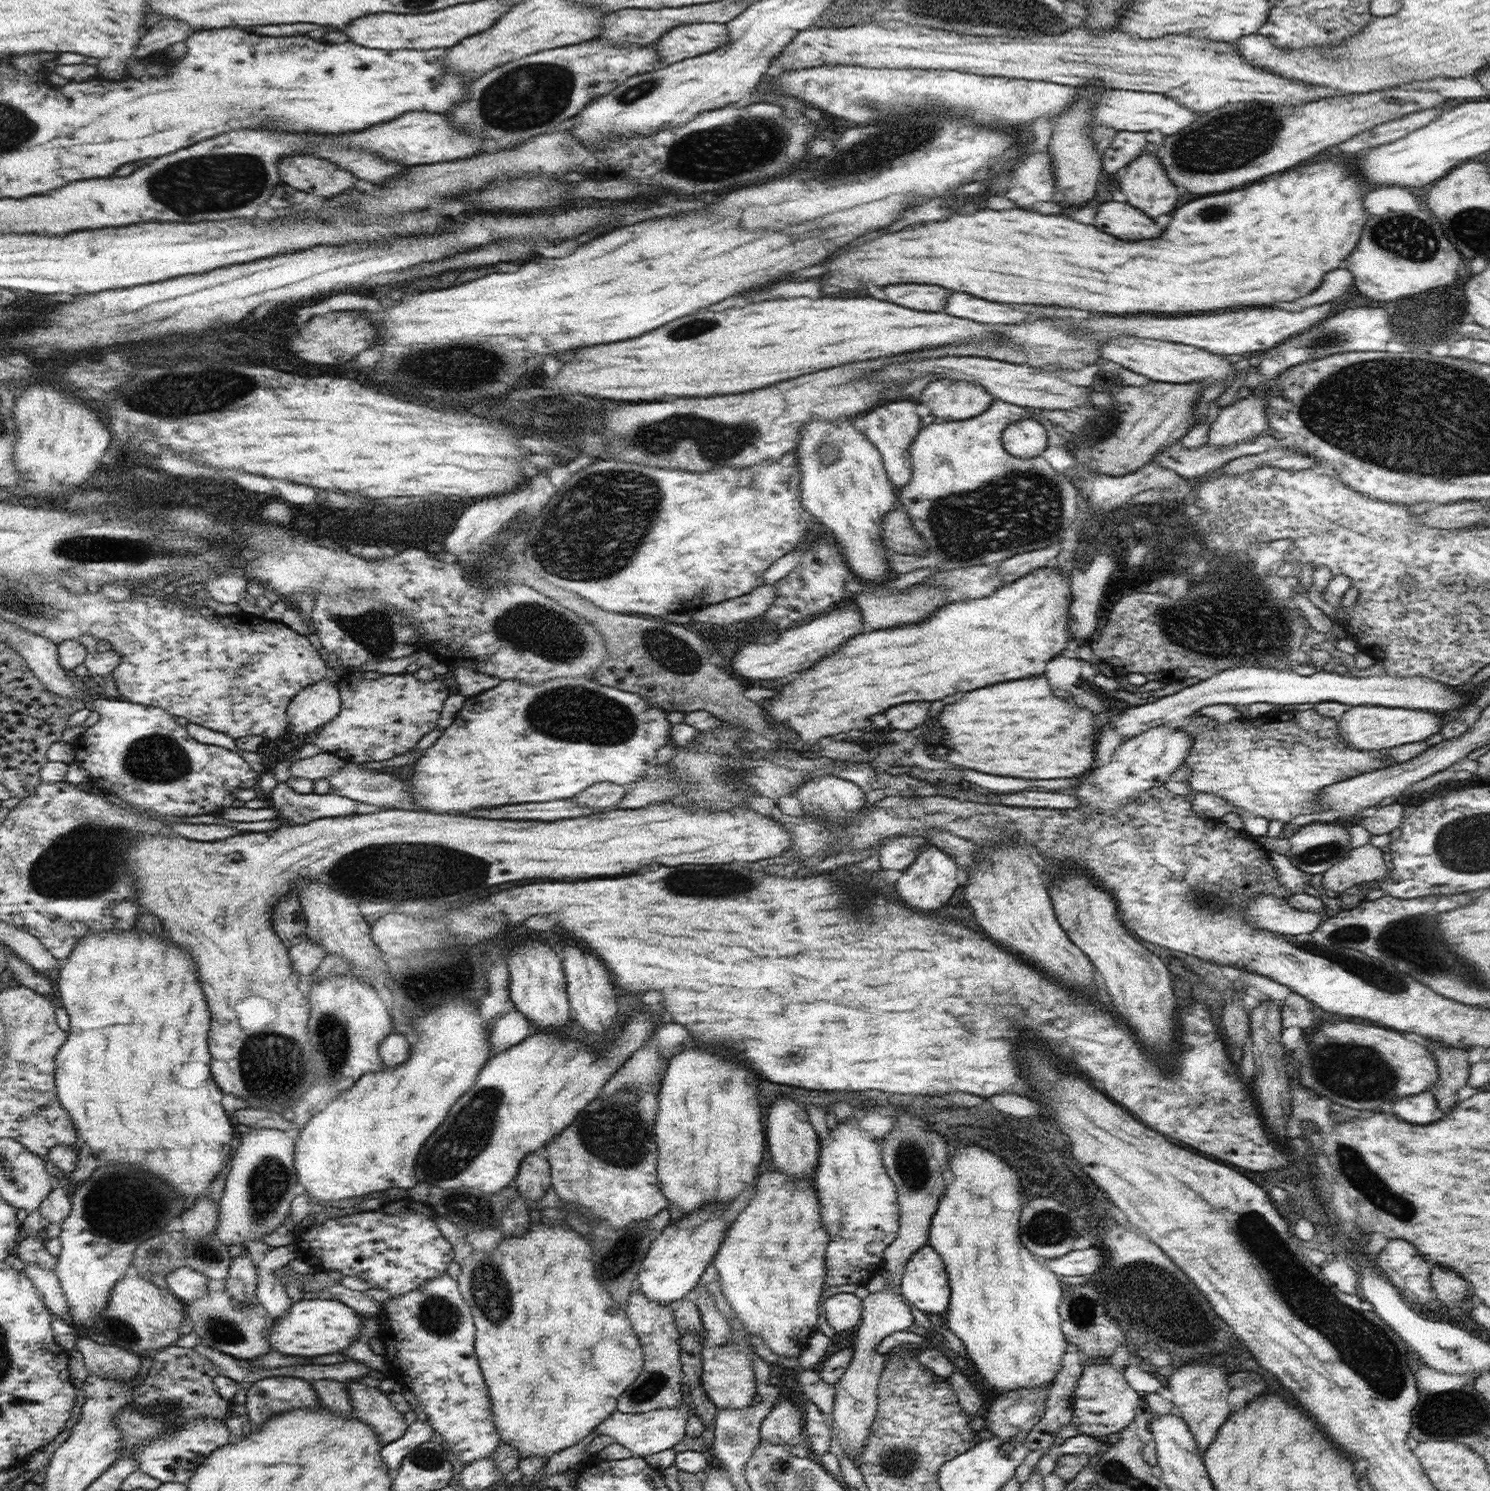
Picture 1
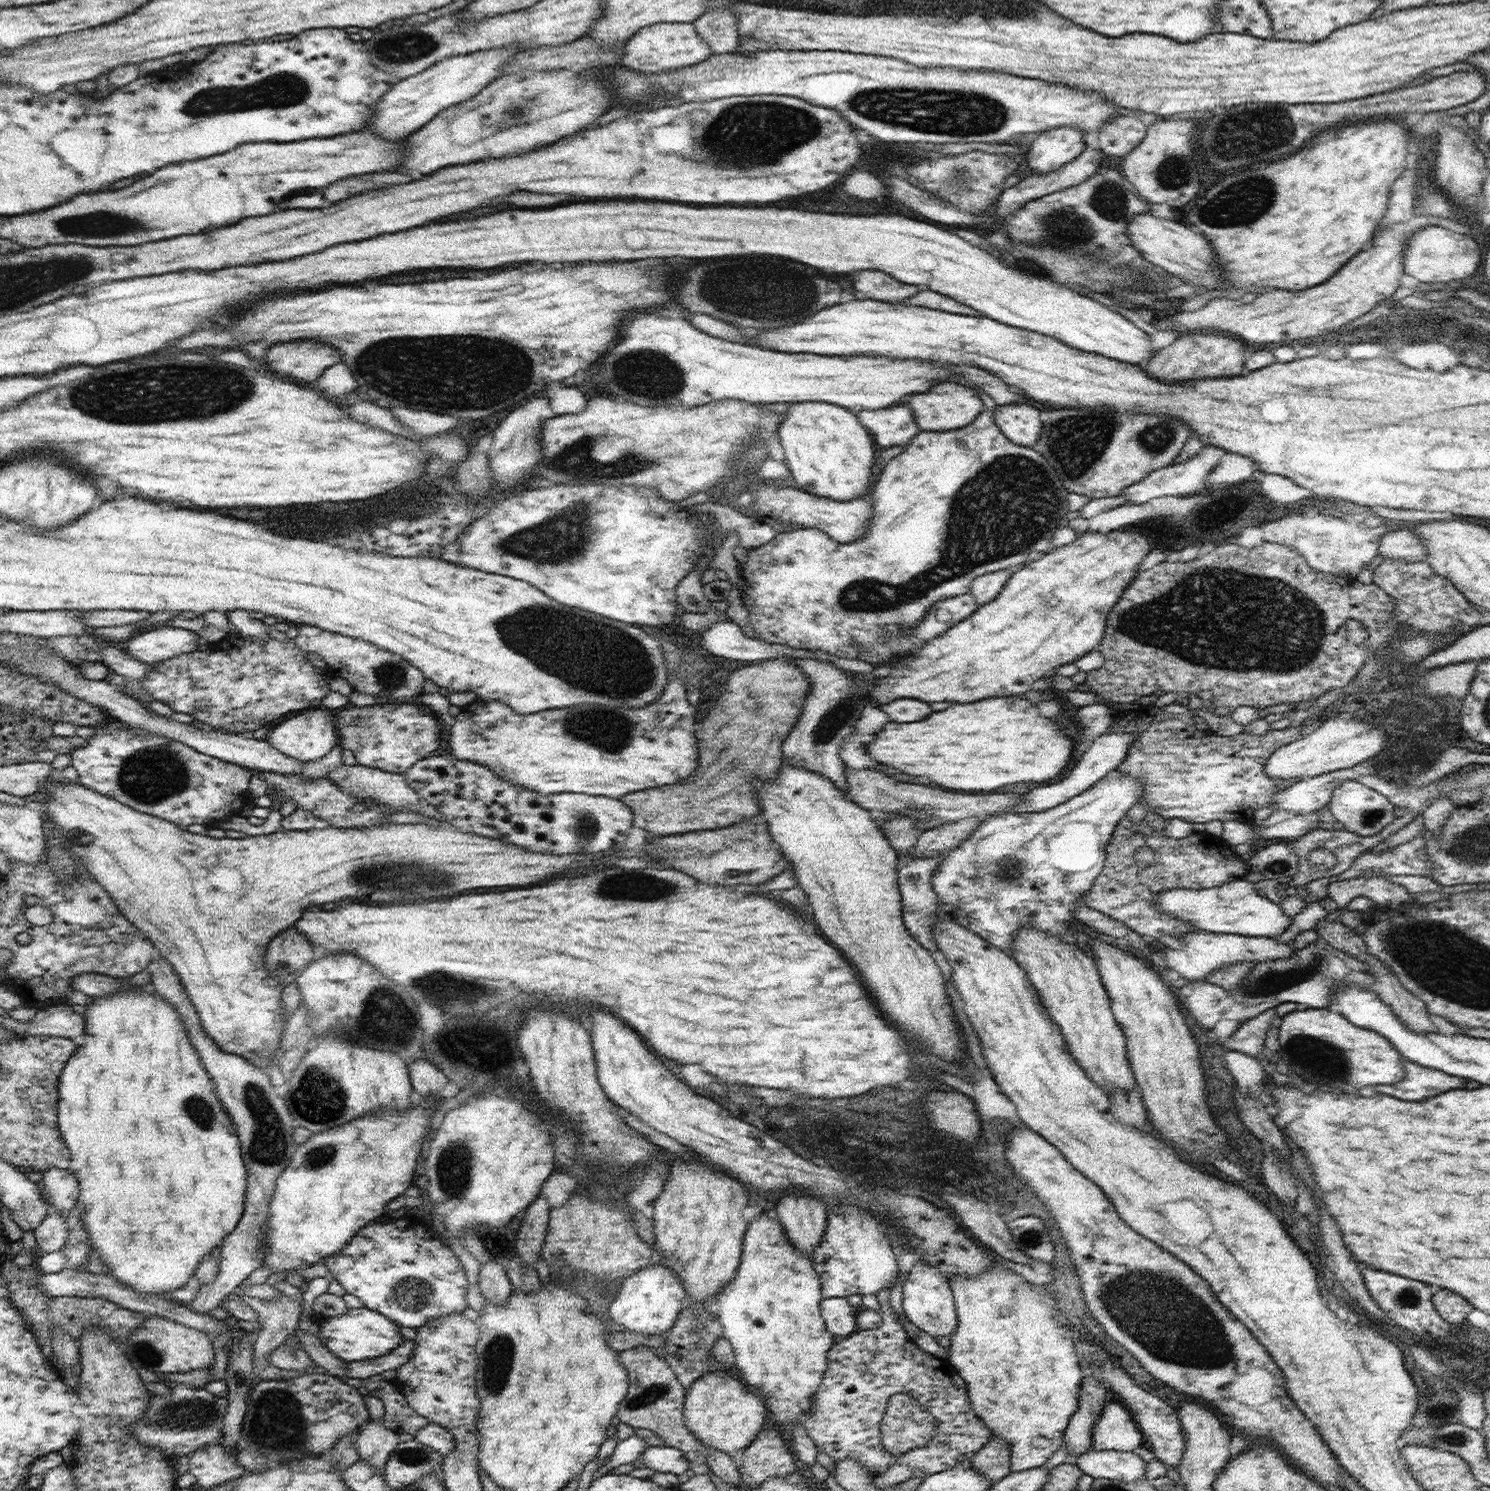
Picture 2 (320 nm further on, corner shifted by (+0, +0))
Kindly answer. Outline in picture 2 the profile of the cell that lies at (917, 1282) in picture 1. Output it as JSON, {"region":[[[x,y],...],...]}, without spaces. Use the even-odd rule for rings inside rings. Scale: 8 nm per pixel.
{"region":[[[920,1257],[908,1273],[908,1278],[903,1285],[902,1306],[904,1315],[910,1323],[935,1338],[936,1336],[950,1337],[958,1328],[958,1317],[949,1279]]]}

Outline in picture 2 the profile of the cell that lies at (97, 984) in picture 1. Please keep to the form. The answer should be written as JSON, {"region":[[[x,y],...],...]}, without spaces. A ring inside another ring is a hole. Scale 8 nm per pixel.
{"region":[[[150,985],[146,986],[134,986],[131,988],[123,988],[115,992],[115,994],[109,994],[109,996],[92,996],[93,1002],[87,1004],[85,1008],[81,1010],[82,1014],[85,1016],[85,1033],[84,1033],[84,1042],[85,1044],[78,1048],[78,1051],[68,1059],[64,1069],[62,1070],[62,1075],[58,1079],[58,1115],[57,1122],[59,1125],[60,1132],[62,1133],[62,1138],[65,1140],[65,1143],[68,1145],[70,1154],[71,1154],[71,1165],[69,1166],[69,1172],[74,1174],[74,1177],[78,1179],[79,1183],[79,1207],[80,1212],[82,1213],[82,1220],[84,1223],[85,1233],[89,1238],[89,1246],[91,1247],[91,1254],[94,1254],[96,1257],[100,1258],[108,1268],[109,1273],[112,1276],[115,1276],[117,1280],[131,1286],[138,1294],[160,1294],[160,1292],[174,1292],[179,1288],[187,1285],[187,1282],[191,1280],[192,1275],[195,1274],[196,1268],[198,1265],[205,1259],[208,1258],[210,1252],[220,1245],[226,1236],[231,1234],[231,1232],[236,1228],[238,1221],[241,1219],[245,1203],[246,1203],[246,1189],[248,1185],[247,1178],[247,1168],[244,1164],[244,1159],[241,1153],[241,1142],[239,1141],[239,1136],[237,1135],[235,1126],[232,1123],[230,1117],[224,1107],[219,1101],[215,1089],[213,1086],[212,1080],[210,1080],[204,1065],[202,1065],[202,1059],[192,1042],[184,1023],[181,1021],[181,1016],[177,1011],[177,1008],[171,1003],[168,1002],[166,998],[160,996],[156,990],[153,990]]]}

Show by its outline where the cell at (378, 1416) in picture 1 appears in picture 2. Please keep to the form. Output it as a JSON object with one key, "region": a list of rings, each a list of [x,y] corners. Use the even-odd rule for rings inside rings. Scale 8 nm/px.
{"region":[[[369,1418],[356,1434],[359,1460],[368,1462],[378,1474],[385,1474],[388,1459],[399,1443],[399,1434],[390,1430],[382,1418]]]}

